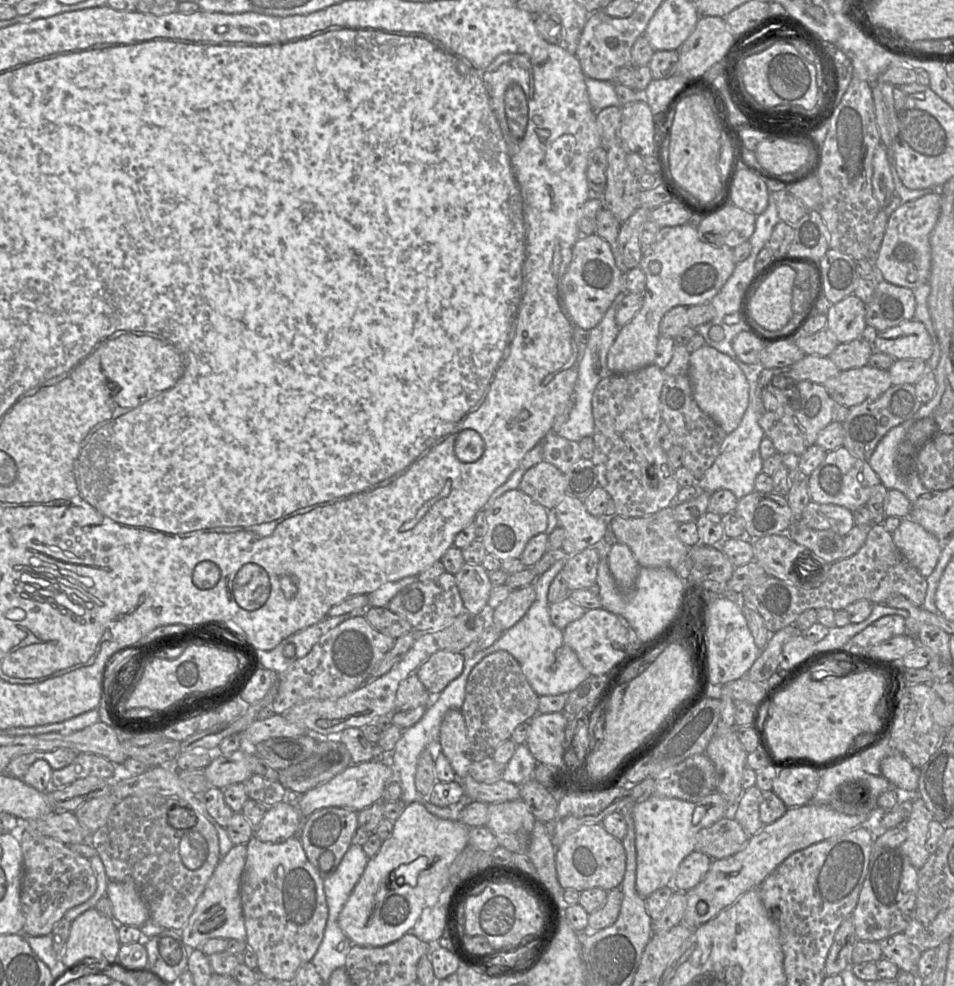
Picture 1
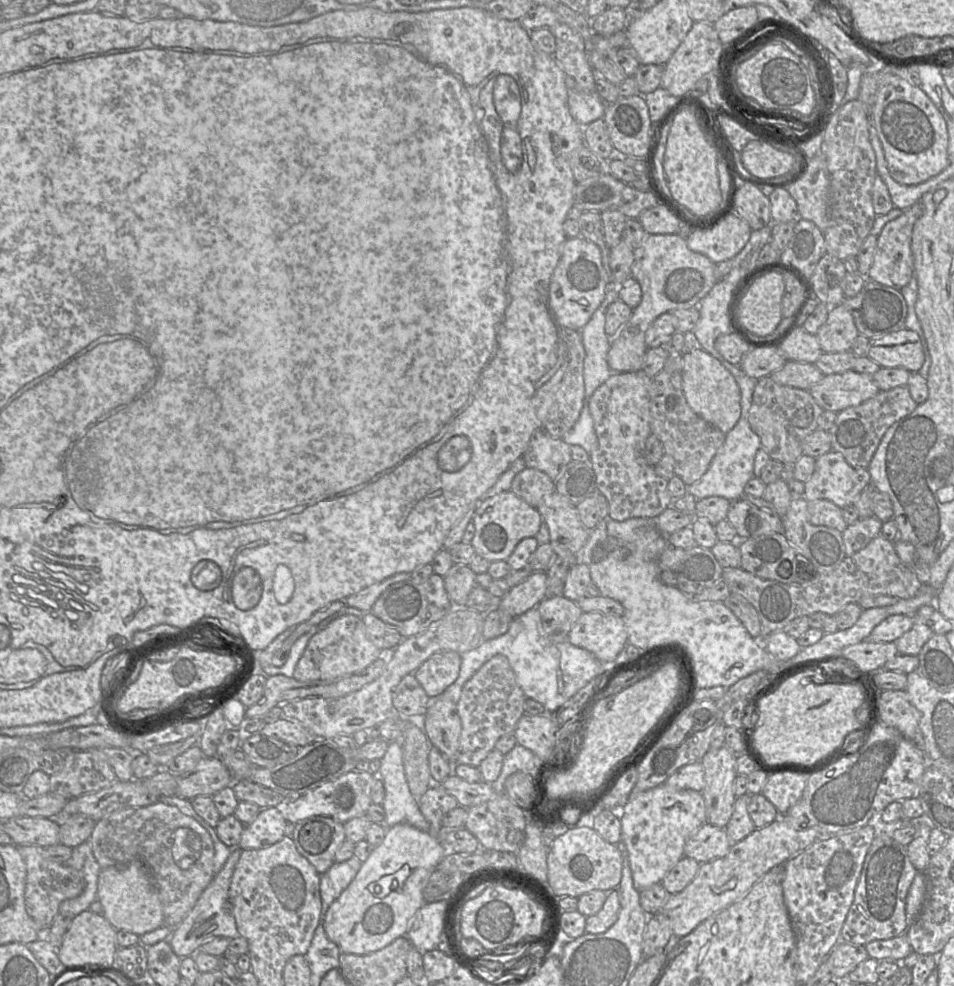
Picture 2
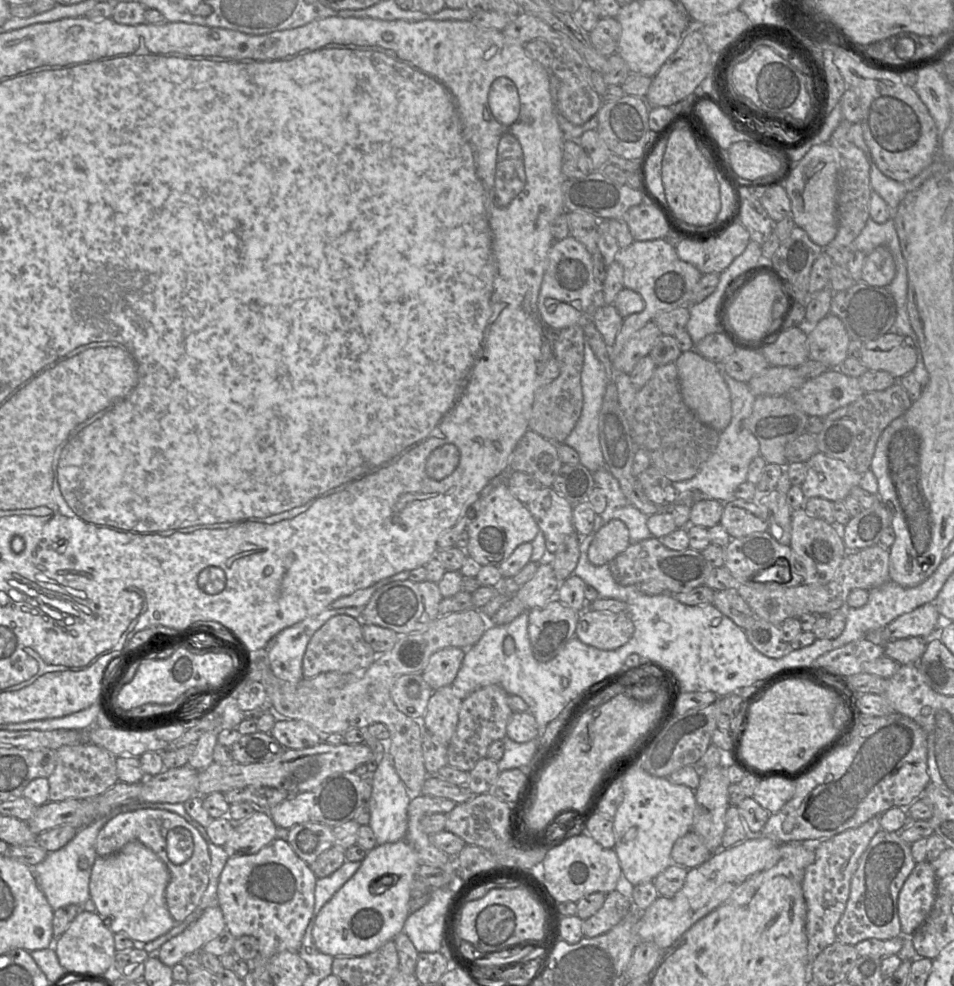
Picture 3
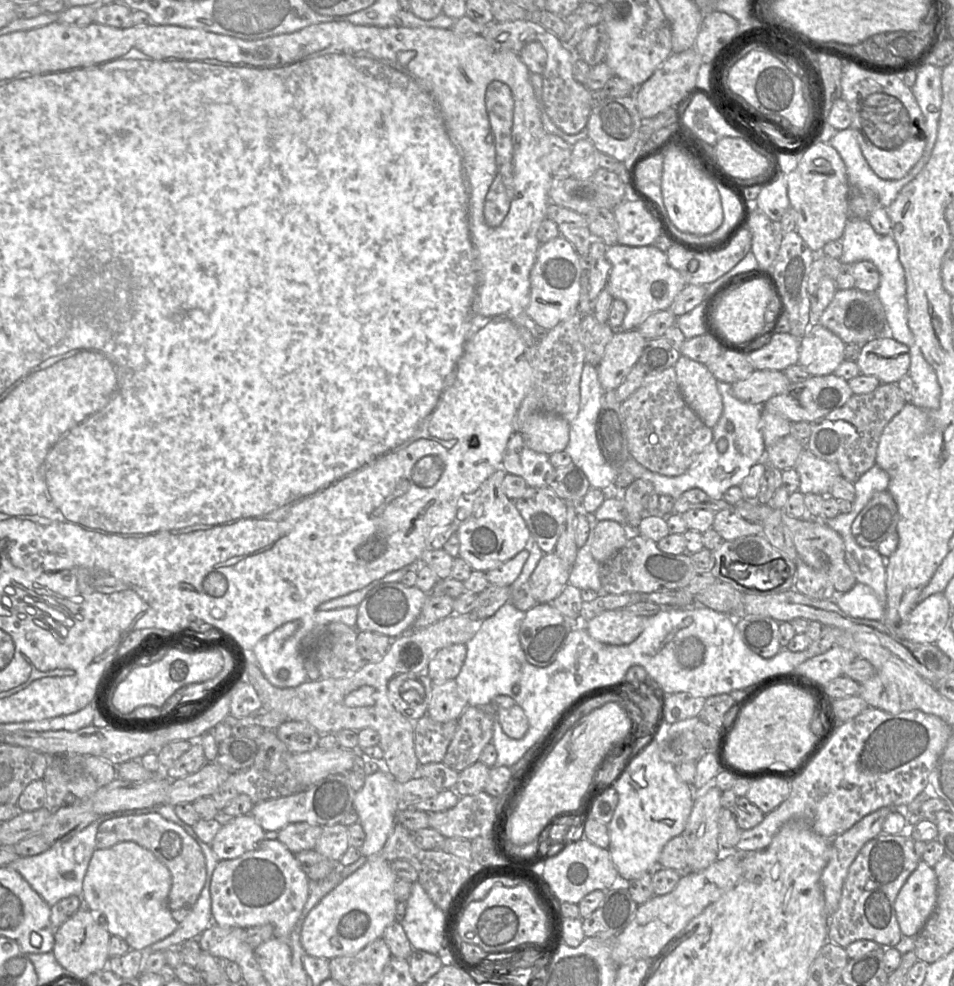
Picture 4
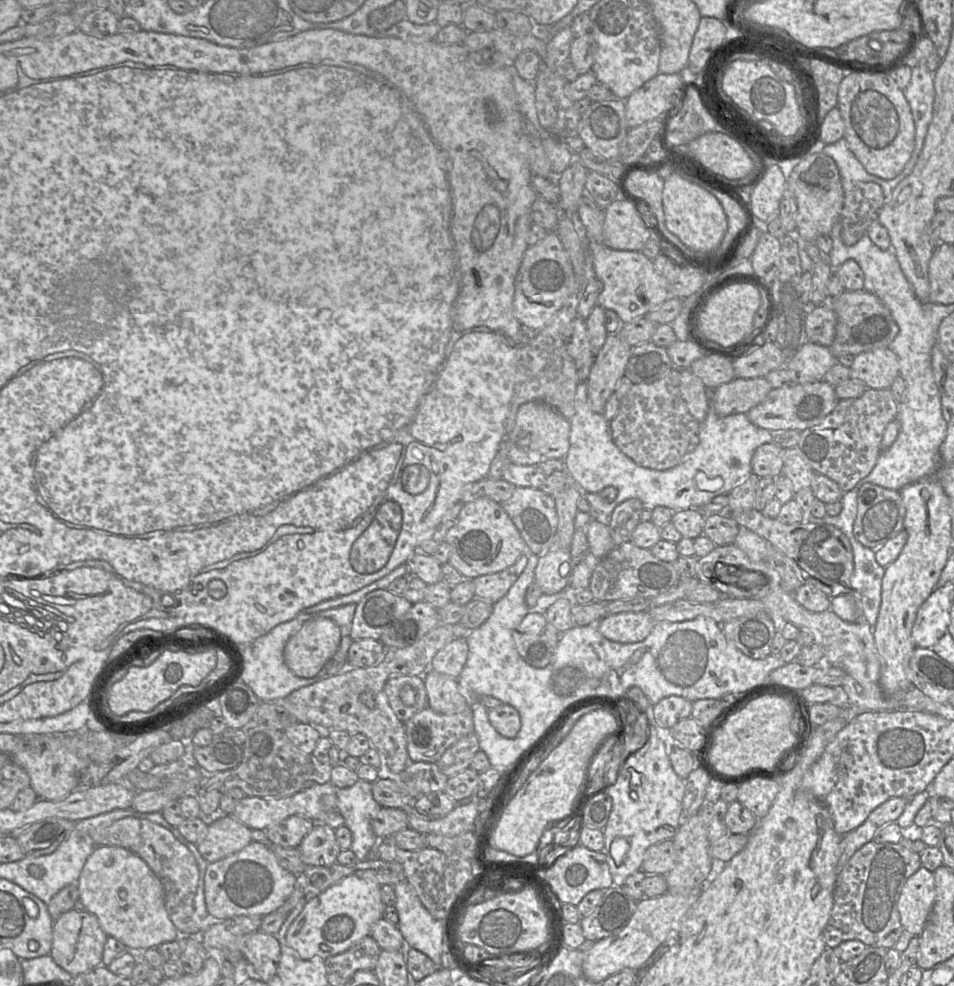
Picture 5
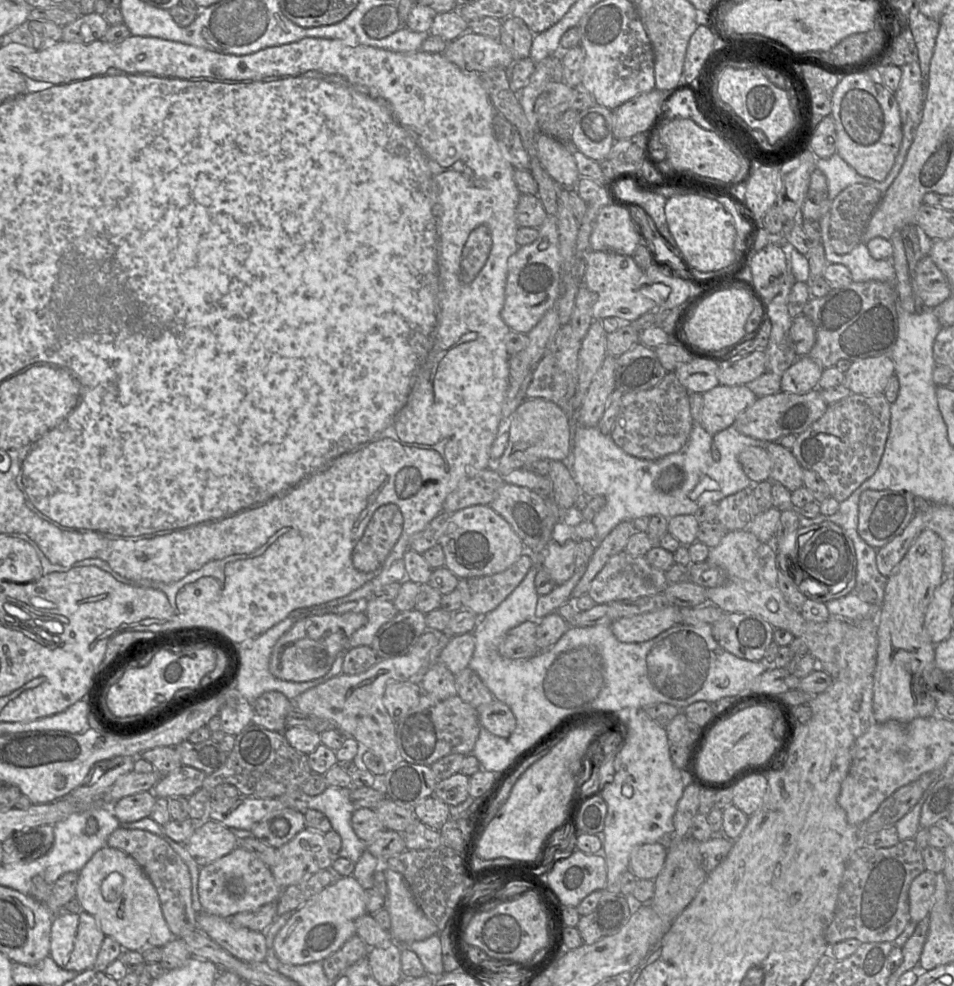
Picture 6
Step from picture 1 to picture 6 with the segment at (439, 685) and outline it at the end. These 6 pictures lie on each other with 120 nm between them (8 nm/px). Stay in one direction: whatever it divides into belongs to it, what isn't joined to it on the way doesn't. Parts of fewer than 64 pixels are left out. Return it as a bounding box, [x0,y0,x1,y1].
[438,633,474,675]

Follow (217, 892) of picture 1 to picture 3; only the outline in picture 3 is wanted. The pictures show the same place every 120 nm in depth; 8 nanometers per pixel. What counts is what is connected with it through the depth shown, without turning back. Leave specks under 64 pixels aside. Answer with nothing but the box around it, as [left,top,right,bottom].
[155,907,226,967]

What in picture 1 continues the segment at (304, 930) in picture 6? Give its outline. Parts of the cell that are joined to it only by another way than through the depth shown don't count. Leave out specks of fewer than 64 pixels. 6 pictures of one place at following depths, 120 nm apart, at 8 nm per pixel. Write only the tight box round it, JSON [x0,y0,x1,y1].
[338,802,469,947]

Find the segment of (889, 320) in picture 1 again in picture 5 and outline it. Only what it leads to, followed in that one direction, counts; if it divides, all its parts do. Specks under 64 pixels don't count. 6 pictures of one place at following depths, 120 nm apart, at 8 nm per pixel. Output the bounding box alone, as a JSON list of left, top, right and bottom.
[806,303,836,347]

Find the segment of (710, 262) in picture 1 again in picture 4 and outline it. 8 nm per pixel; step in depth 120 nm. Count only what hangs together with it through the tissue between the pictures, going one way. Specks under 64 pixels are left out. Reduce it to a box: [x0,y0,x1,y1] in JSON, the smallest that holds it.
[605,244,686,331]

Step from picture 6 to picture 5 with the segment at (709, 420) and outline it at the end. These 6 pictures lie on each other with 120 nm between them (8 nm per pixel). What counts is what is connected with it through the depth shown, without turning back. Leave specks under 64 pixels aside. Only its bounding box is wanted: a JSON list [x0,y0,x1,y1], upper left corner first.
[710,377,772,417]

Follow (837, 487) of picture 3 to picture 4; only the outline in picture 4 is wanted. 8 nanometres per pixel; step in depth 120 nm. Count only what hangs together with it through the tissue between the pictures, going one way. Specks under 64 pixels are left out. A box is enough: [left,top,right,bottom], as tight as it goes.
[794,449,842,496]

